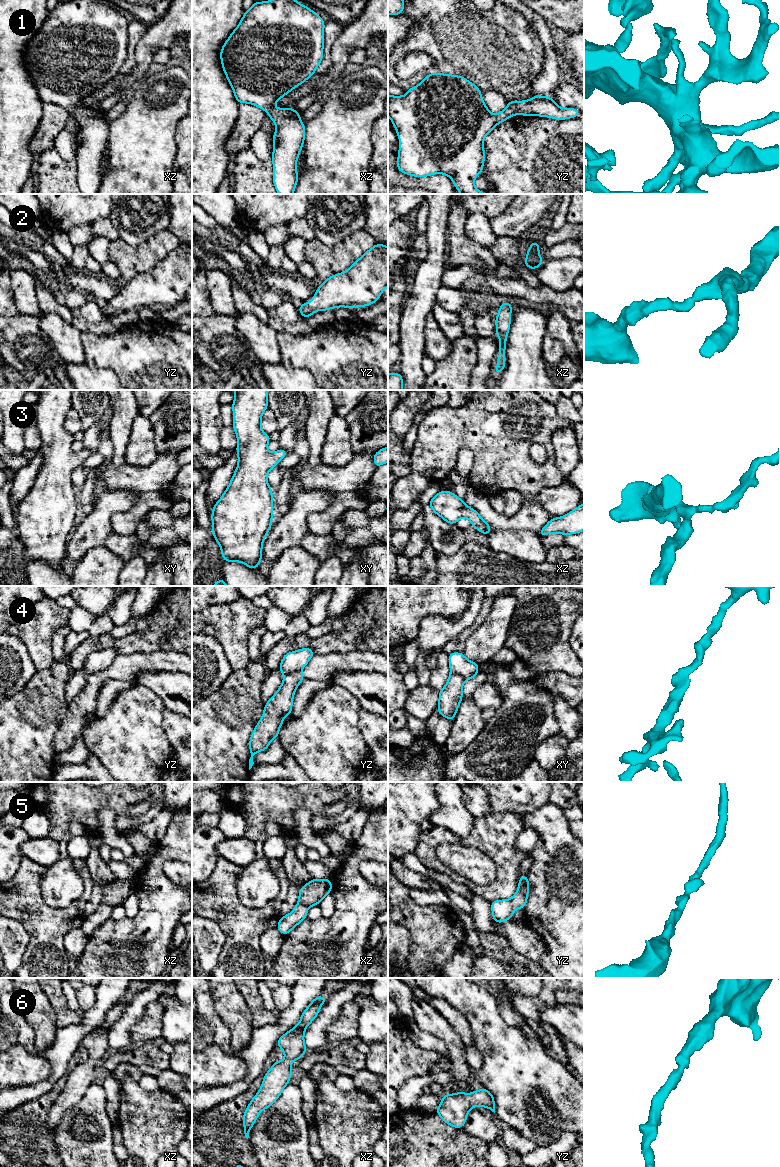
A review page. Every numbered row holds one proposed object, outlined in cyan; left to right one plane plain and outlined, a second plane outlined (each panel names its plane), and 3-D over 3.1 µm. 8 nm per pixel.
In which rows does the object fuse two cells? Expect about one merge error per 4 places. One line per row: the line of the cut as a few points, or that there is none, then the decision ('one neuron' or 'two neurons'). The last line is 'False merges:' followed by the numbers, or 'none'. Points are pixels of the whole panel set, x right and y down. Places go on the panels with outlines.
1: no cut; one neuron
2: no cut; one neuron
3: no cut; one neuron
4: cut in yz along (299, 669), (285, 676); two neurons
5: no cut; one neuron
6: no cut; one neuron
False merges: 4

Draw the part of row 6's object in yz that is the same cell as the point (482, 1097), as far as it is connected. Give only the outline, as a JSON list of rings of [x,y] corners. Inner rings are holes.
[[[486,1088],[471,1094],[465,1094],[463,1091],[445,1094],[436,1113],[450,1126],[463,1128],[469,1110],[476,1106],[483,1106],[495,1113],[494,1097]]]

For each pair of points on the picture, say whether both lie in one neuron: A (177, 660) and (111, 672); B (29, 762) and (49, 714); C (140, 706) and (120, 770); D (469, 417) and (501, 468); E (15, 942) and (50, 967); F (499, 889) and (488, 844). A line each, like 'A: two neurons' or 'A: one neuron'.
A: one neuron
B: one neuron
C: one neuron
D: one neuron
E: two neurons
F: one neuron

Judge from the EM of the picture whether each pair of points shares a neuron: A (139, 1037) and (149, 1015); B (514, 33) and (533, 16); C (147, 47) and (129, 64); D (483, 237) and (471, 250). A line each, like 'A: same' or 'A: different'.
A: same
B: different
C: different
D: different

